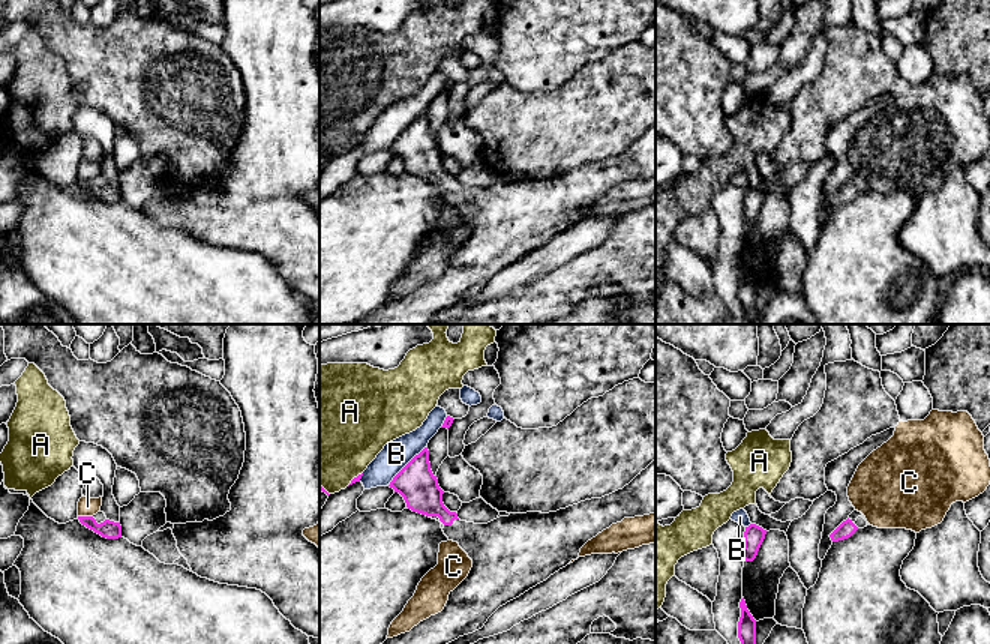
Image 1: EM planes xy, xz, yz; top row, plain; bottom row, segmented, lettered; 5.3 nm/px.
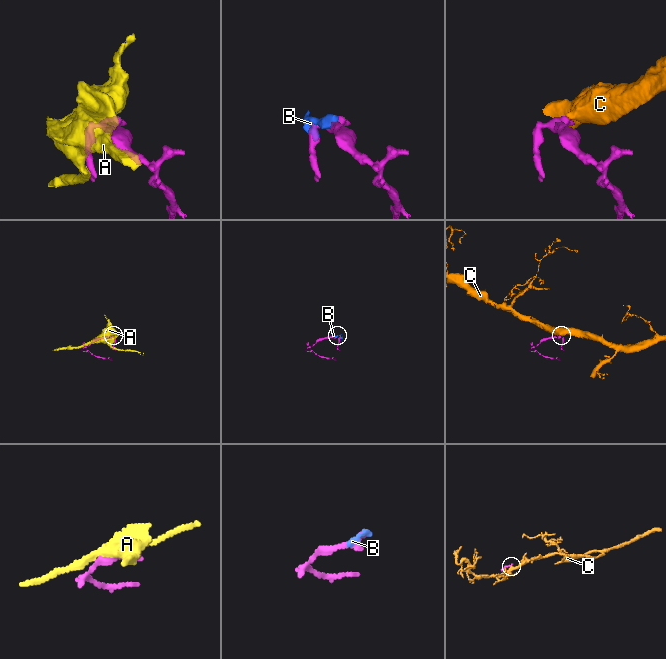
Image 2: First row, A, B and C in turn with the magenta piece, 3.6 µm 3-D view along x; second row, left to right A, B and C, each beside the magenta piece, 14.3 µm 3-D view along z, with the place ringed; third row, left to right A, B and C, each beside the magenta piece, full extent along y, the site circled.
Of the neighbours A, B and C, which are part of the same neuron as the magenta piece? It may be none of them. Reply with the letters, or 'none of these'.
none of these

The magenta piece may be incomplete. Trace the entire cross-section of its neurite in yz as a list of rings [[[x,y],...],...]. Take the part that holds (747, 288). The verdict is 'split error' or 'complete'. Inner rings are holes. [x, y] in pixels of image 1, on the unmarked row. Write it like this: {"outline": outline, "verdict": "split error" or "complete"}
{"outline": [[[744,261],[740,266],[741,281],[738,285],[738,302],[741,305],[744,320],[748,324],[756,321],[756,284],[747,273]]], "verdict": "complete"}

